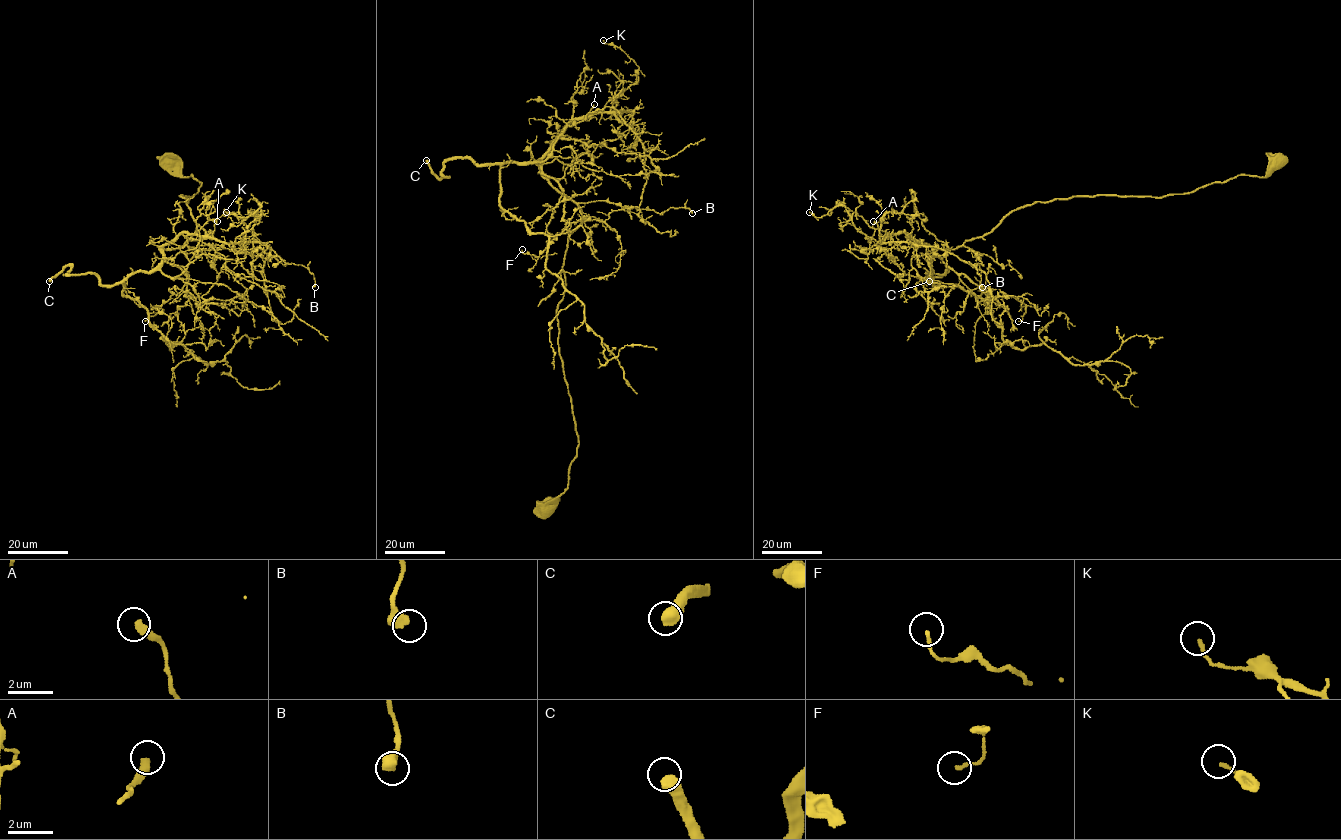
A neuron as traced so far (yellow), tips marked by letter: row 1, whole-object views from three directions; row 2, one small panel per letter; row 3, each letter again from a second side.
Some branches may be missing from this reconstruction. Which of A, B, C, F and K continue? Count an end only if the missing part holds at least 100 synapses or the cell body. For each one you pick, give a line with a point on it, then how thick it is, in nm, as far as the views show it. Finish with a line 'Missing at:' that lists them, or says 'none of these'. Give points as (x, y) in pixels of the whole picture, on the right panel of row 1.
C: place (929, 281); calibre 550 nm
Missing at: C

